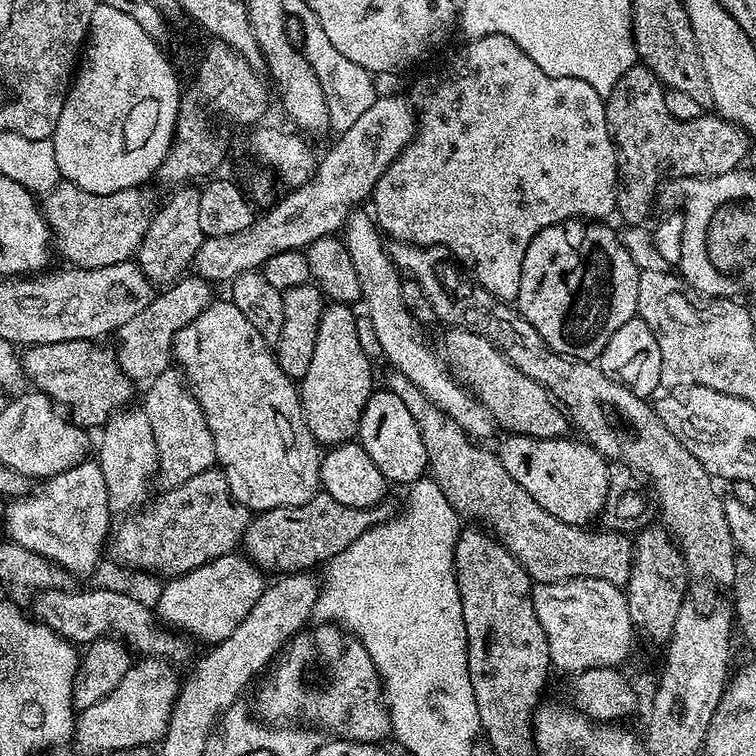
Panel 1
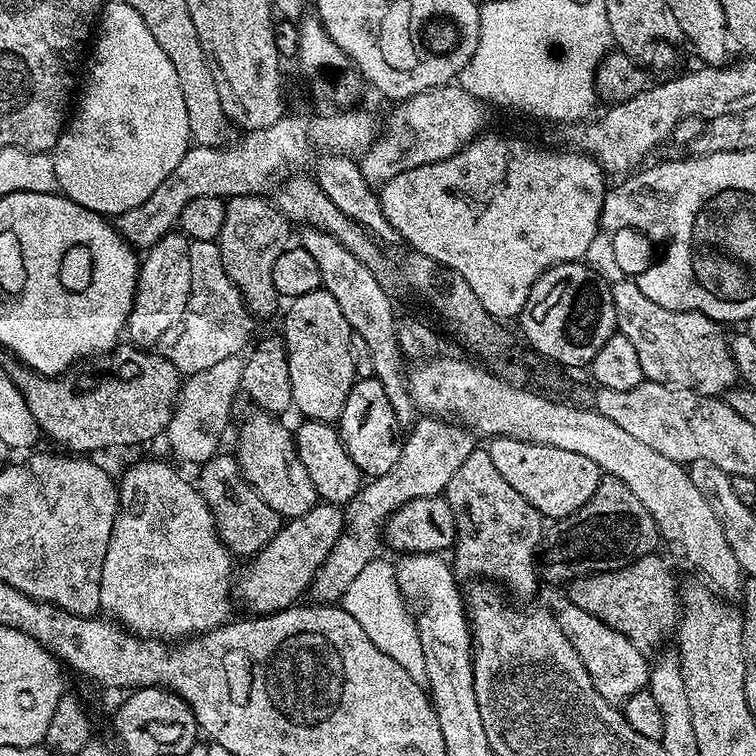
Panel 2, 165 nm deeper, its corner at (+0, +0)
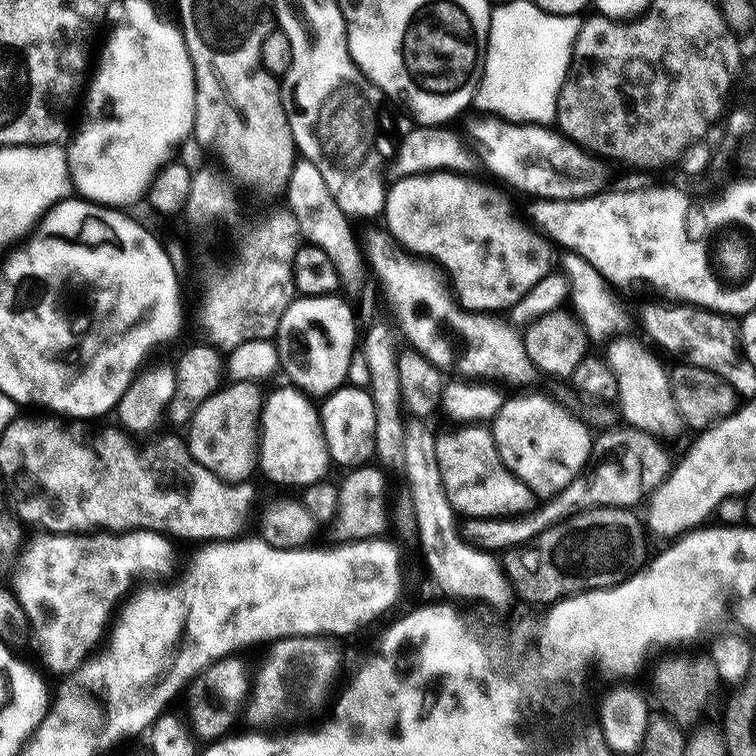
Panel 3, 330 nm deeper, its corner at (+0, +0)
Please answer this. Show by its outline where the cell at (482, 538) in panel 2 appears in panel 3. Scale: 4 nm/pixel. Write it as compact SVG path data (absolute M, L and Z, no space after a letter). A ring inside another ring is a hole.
M460 426L457 432L449 436L437 435L438 470L442 474L442 486L446 486L446 498L450 502L452 511L461 517L470 516L498 516L513 518L531 512L534 507L532 491L524 485L513 472L502 462L492 437L491 427L488 426Z

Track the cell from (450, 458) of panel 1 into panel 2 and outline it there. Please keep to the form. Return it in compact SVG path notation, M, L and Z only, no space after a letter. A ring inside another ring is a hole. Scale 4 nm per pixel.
M660 554L638 556L608 572L589 572L567 581L567 599L618 630L631 644L649 650L678 624L678 584Z

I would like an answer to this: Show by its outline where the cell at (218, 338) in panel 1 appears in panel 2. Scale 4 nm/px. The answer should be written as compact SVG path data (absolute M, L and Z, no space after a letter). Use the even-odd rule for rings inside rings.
M263 410L253 411L253 416L240 428L240 441L234 455L240 461L243 479L276 511L281 518L305 516L318 502L314 482L302 466L302 458L296 453L293 429L283 424L283 419Z

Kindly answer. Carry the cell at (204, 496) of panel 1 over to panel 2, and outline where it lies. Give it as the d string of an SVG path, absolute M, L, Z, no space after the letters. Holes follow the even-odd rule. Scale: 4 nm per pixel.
M217 454L211 456L199 469L199 491L202 493L212 517L216 520L216 530L220 541L227 546L233 557L251 558L274 538L282 527L282 518L252 489L252 485L242 478L240 461L235 455Z

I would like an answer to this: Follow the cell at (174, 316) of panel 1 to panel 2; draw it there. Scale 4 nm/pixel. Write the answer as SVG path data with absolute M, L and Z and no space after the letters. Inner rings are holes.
M193 240L190 255L193 285L204 284L204 292L197 291L189 296L182 318L178 318L178 322L174 322L174 326L162 334L158 345L159 355L166 357L185 377L210 370L210 366L218 366L222 358L240 356L249 347L248 335L254 323L244 304L243 294L222 266L219 243L214 240Z

